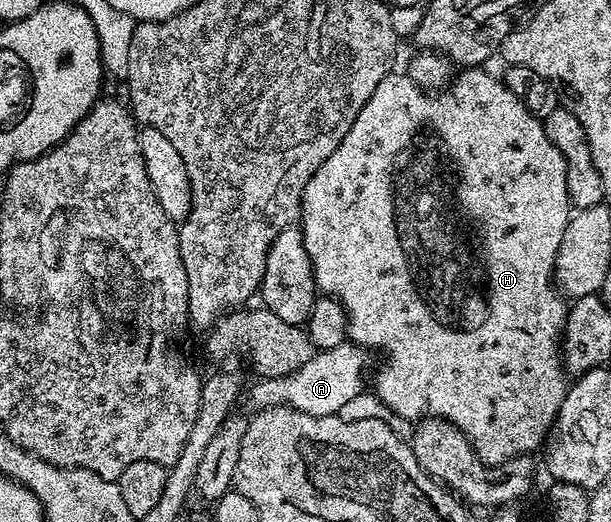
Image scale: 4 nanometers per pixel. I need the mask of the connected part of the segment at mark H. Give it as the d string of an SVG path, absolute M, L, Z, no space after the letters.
M465 68L452 79L448 89L444 92L433 93L426 92L422 87L418 86L417 83L412 82L404 73L397 73L398 72L390 72L383 80L379 80L379 88L375 88L375 92L371 92L371 100L367 100L367 104L363 104L359 116L355 116L355 124L351 124L347 136L343 136L339 148L335 148L335 152L331 152L331 156L327 156L325 163L319 167L315 172L315 176L313 176L307 184L307 188L301 197L299 229L303 236L303 244L307 248L307 256L313 265L313 279L317 282L318 291L320 291L322 295L334 294L334 296L342 302L338 303L340 303L345 312L348 337L361 348L378 346L379 349L386 350L386 352L389 353L389 359L386 360L385 367L377 374L375 393L377 397L380 398L381 403L390 411L394 410L401 418L413 418L412 420L417 420L424 414L435 418L445 418L448 422L455 424L465 433L466 438L468 438L469 442L473 445L477 459L480 462L484 462L486 467L494 468L493 466L503 465L508 458L517 458L520 454L527 453L528 450L539 449L538 451L540 451L543 443L546 441L547 435L553 429L553 421L557 418L559 408L565 399L567 382L561 379L563 370L559 365L558 356L559 339L562 337L565 327L567 302L555 285L554 266L556 264L556 254L559 252L560 244L563 240L564 230L568 227L571 217L571 203L569 201L569 193L567 192L567 166L563 160L563 156L559 152L559 148L555 148L551 144L551 140L547 140L544 121L538 118L537 115L531 114L529 109L515 96L515 92L511 92L505 87L504 81L502 81L498 75L496 78L495 75L488 74L485 68Z

